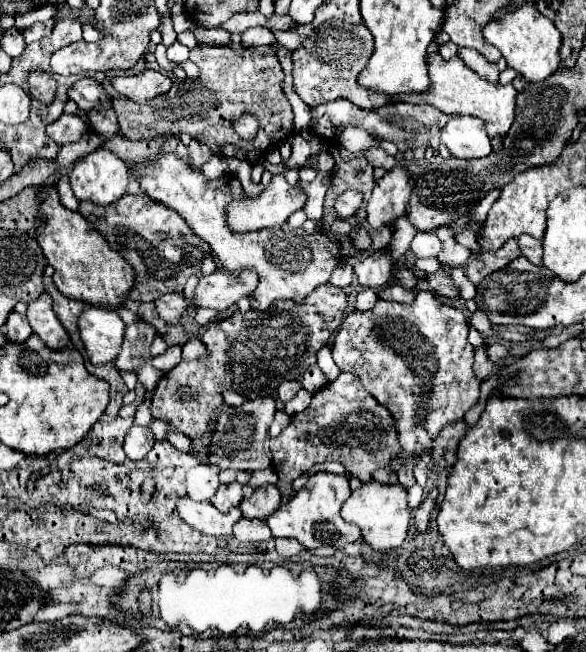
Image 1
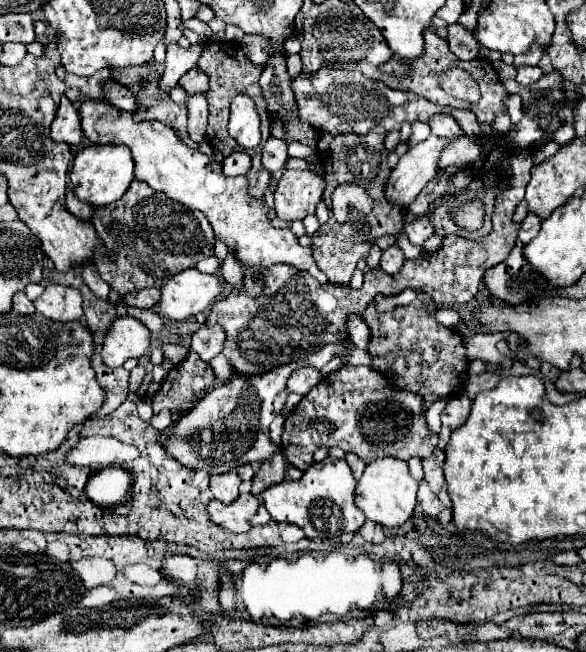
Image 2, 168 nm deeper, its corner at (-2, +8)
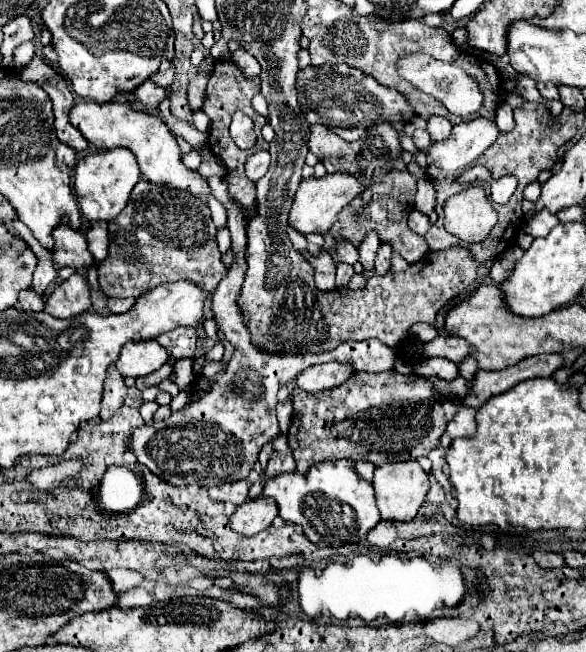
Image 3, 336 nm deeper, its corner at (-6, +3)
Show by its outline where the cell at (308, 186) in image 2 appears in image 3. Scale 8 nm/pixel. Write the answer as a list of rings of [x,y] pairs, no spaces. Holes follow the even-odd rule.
[[[336,171],[336,173],[326,173],[322,179],[302,179],[296,197],[292,201],[290,207],[290,215],[288,215],[288,225],[294,227],[296,231],[300,231],[302,235],[308,233],[328,233],[328,229],[332,227],[332,223],[336,221],[336,215],[340,213],[342,207],[346,207],[356,195],[362,195],[362,199],[366,199],[370,195],[370,189],[364,189],[356,177],[352,177],[350,173],[344,171]]]

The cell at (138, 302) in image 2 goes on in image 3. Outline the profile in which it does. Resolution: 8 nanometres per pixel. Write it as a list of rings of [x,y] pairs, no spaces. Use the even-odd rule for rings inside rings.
[[[128,297],[128,299],[110,299],[108,301],[108,309],[110,313],[126,313],[128,309],[132,309],[132,305],[136,303],[136,297]]]

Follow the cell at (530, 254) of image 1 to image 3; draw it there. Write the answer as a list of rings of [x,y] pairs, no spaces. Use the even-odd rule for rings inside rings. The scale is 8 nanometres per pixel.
[[[542,209],[542,211],[538,211],[536,215],[526,217],[526,221],[524,221],[524,231],[526,231],[528,235],[532,235],[532,237],[546,237],[546,235],[550,233],[550,229],[552,229],[554,225],[558,225],[558,223],[560,223],[560,219],[558,219],[556,215],[552,215],[550,211]]]

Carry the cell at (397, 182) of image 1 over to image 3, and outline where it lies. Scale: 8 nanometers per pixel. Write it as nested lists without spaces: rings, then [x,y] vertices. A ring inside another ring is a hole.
[[[476,117],[468,123],[460,123],[460,125],[454,125],[452,129],[452,135],[444,141],[432,141],[430,147],[426,149],[420,149],[414,153],[414,161],[418,163],[420,171],[424,175],[430,175],[430,169],[440,169],[440,171],[448,171],[448,173],[456,173],[464,167],[468,167],[476,157],[480,157],[498,137],[498,129],[494,125],[494,121],[490,119],[484,119],[484,117]]]

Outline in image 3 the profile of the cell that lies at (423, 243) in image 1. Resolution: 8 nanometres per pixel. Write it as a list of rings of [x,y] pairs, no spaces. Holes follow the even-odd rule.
[[[412,211],[410,217],[408,217],[408,227],[414,231],[414,233],[420,233],[420,235],[426,235],[426,231],[430,229],[430,219],[428,215],[420,213],[420,211]]]

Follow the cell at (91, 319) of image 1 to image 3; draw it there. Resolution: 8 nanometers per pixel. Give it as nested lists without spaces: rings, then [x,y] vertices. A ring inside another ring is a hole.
[[[130,341],[120,351],[116,369],[124,377],[142,377],[160,369],[166,359],[166,349],[156,341]]]

